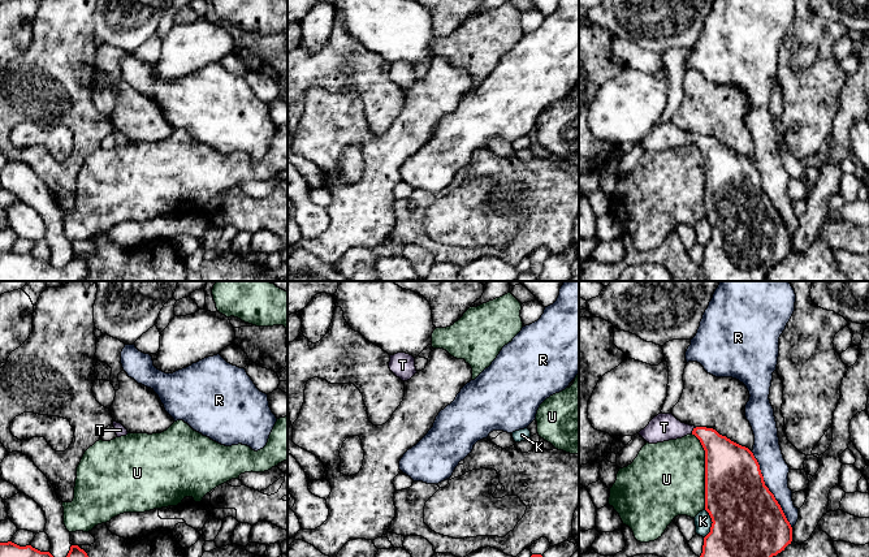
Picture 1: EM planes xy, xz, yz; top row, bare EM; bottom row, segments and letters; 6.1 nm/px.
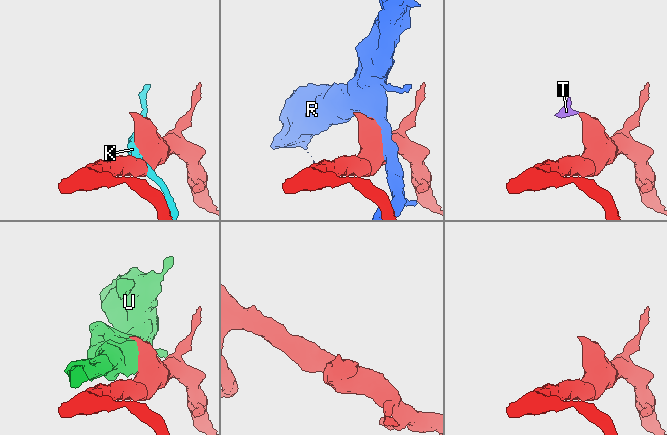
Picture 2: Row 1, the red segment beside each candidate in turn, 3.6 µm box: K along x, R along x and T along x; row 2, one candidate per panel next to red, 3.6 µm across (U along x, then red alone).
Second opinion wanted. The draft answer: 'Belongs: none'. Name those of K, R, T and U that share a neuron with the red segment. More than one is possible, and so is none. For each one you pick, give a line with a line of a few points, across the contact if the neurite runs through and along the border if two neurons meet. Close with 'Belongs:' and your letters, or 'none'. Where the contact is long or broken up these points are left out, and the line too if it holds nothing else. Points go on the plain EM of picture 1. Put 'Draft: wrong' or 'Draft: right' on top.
Draft: wrong
T: line yz (723, 165), (700, 141), (692, 139), (664, 135)
Belongs: T

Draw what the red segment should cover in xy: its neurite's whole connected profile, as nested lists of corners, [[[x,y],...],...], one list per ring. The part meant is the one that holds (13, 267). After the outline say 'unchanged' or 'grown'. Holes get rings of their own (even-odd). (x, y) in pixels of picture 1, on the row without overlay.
[[[0,251],[0,281],[83,281],[88,273],[87,262],[78,254],[72,254],[64,268],[56,268],[31,254]]] | unchanged

